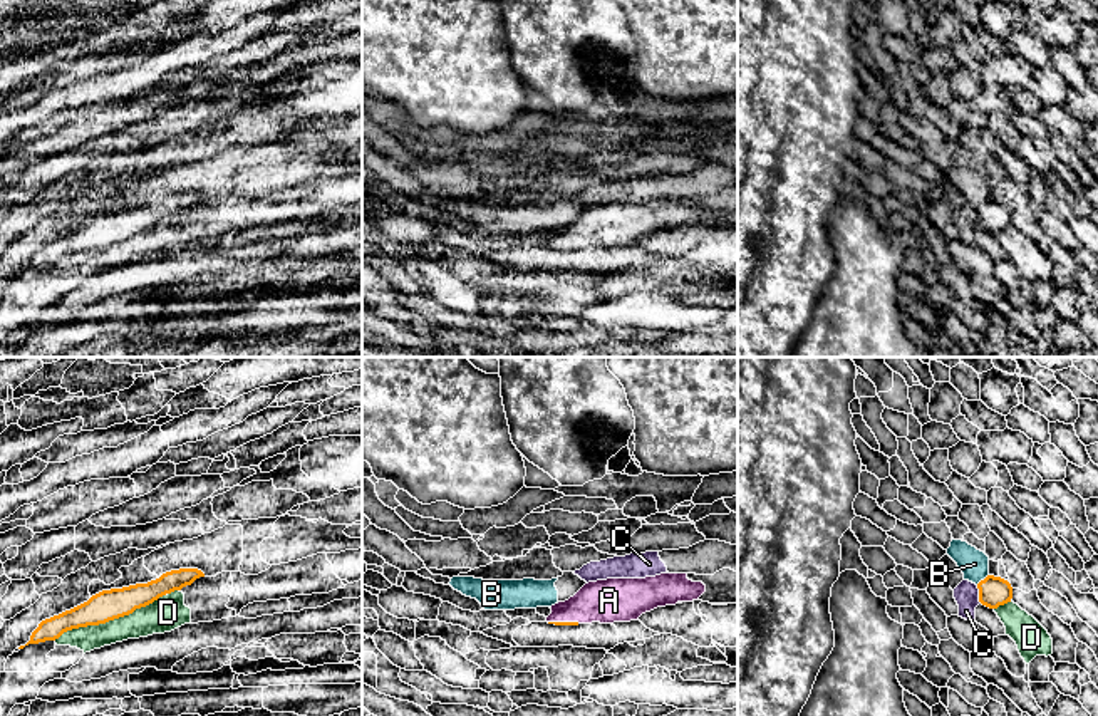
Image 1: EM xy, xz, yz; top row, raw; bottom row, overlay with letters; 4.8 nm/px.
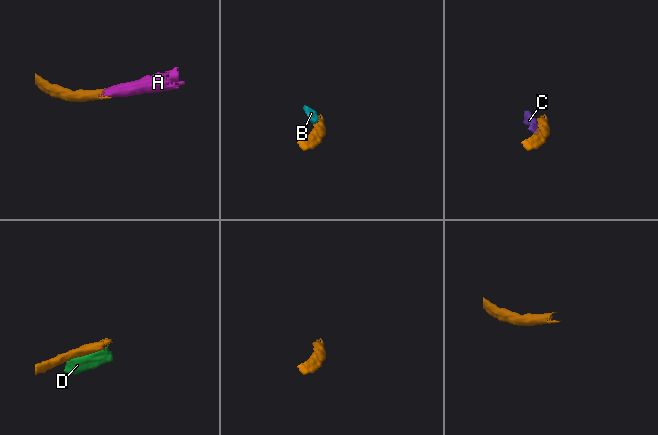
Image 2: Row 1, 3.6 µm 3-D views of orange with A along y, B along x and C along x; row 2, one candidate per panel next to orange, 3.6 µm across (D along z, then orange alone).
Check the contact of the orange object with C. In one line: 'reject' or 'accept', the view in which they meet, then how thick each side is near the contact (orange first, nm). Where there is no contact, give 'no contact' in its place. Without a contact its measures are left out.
reject; meets orange in yz; 140 nm thick on the orange side, 120 nm on the other

